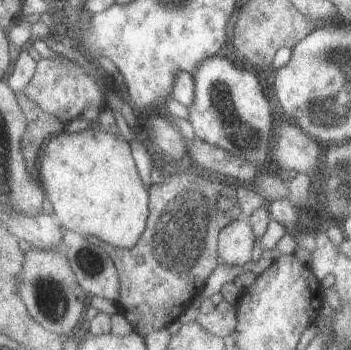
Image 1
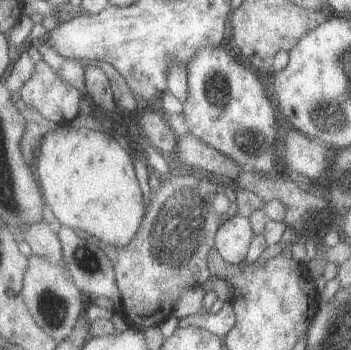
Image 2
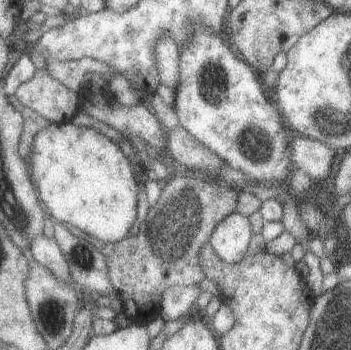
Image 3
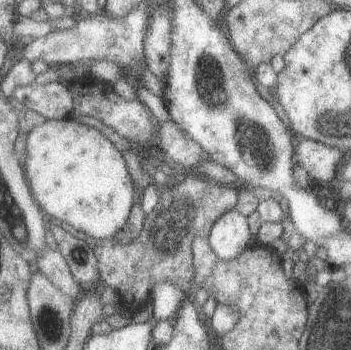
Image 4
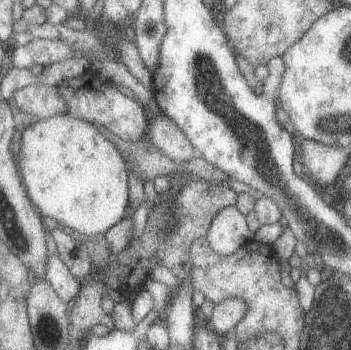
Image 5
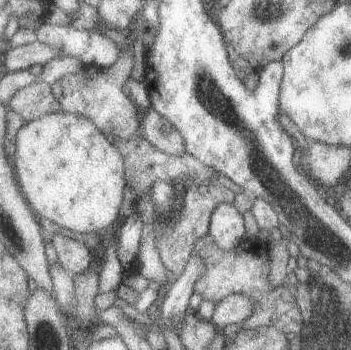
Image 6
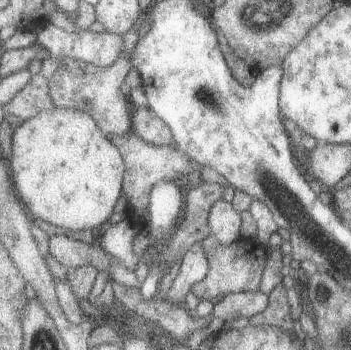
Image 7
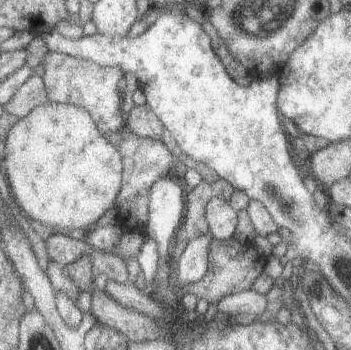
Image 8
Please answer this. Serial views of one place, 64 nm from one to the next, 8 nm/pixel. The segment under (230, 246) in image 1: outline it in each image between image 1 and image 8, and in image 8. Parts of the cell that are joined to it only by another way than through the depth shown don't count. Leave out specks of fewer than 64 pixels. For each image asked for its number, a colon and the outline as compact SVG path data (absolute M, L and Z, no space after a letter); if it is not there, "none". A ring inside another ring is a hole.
2: M237 214L219 228L215 248L221 252L221 256L227 262L231 262L235 266L241 266L249 260L247 252L249 252L249 246L251 246L255 236L257 234L255 234L251 218L245 218L241 214Z
3: M237 210L217 226L217 230L213 232L211 244L225 262L241 264L249 256L247 252L253 236L255 232L253 232L251 218Z
4: M239 208L225 212L209 236L209 242L213 250L223 260L235 260L239 258L255 240L253 226L249 216L245 216Z
5: M229 206L217 214L207 238L219 254L231 256L247 242L255 240L255 232L249 226L249 216L239 208Z
6: M221 204L213 212L211 236L223 250L233 250L247 240L247 218L235 204Z
7: M219 200L211 210L211 228L213 236L219 238L221 244L233 246L233 242L237 242L243 234L243 216L233 202Z
8: M213 198L209 202L209 224L215 240L231 240L237 234L239 226L239 212L235 206L225 198Z

